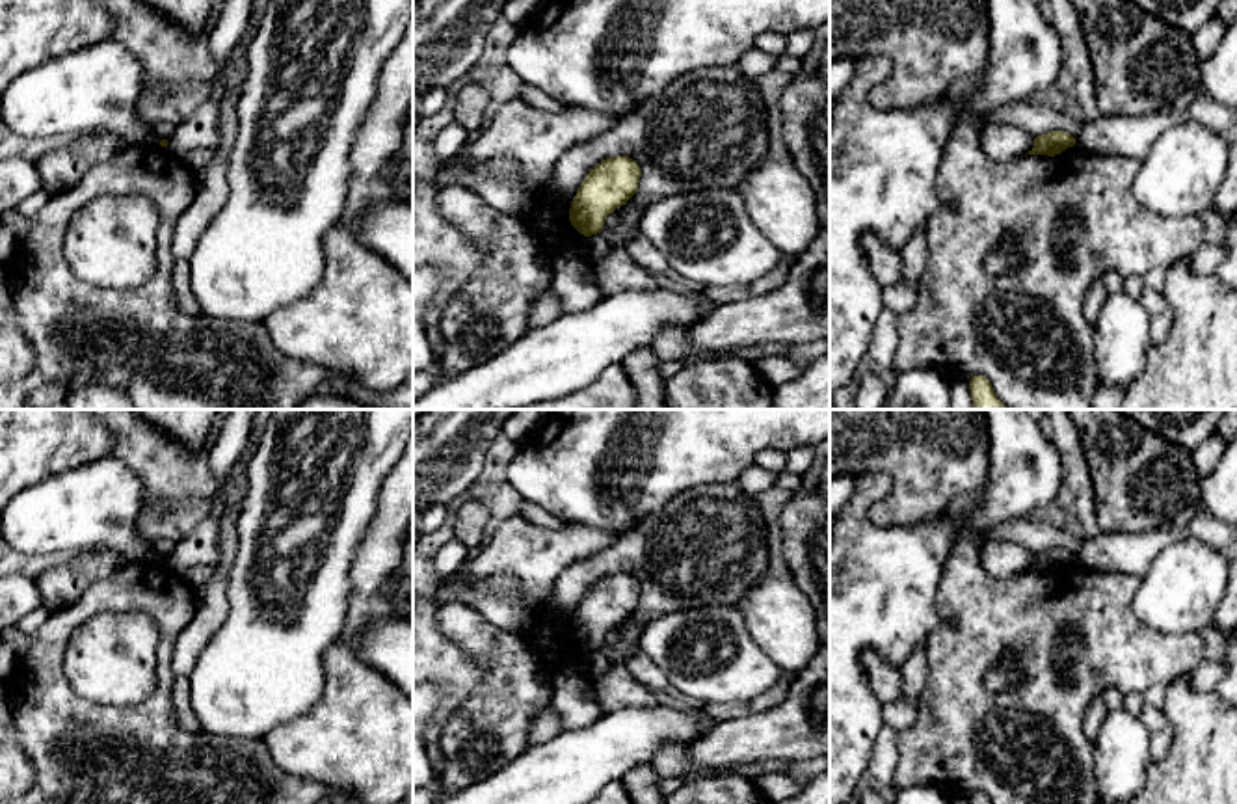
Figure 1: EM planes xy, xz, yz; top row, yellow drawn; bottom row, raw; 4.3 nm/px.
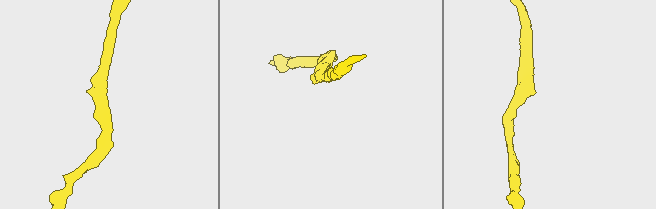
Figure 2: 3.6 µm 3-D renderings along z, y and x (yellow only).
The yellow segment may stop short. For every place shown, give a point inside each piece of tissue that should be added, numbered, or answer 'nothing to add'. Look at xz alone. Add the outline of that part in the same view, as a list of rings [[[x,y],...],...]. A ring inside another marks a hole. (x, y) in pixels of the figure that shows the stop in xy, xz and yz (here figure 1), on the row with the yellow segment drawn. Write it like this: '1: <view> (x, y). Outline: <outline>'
nothing to add

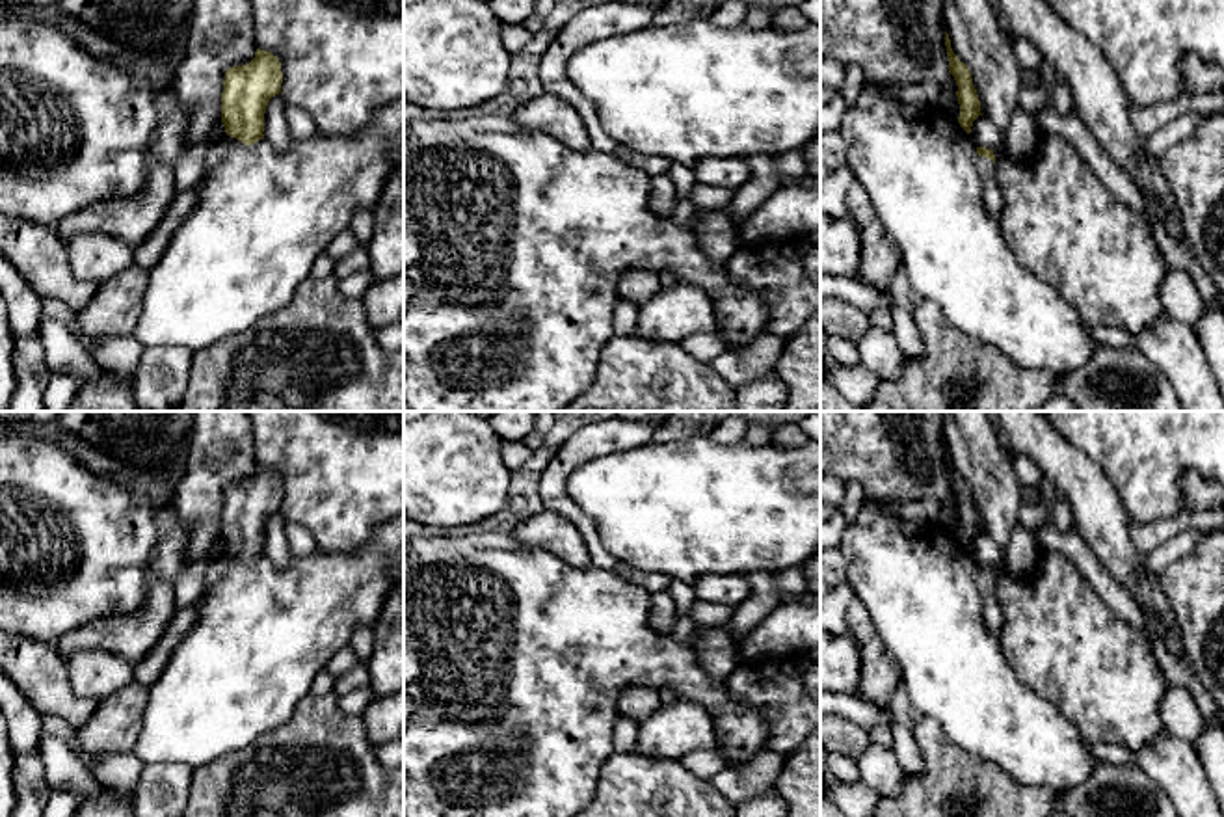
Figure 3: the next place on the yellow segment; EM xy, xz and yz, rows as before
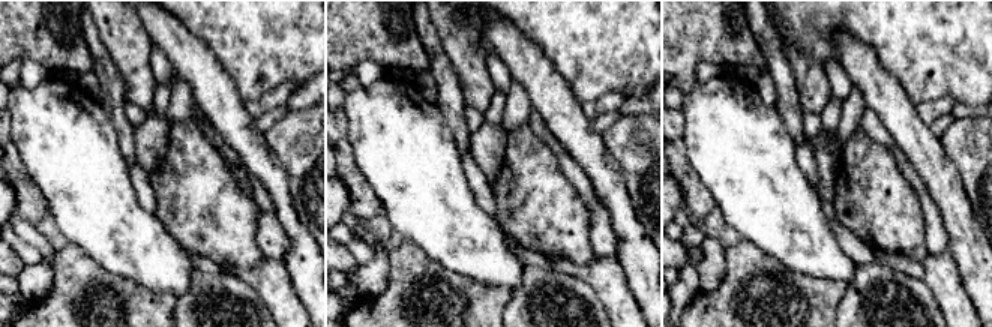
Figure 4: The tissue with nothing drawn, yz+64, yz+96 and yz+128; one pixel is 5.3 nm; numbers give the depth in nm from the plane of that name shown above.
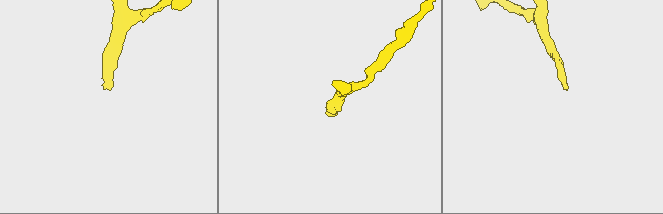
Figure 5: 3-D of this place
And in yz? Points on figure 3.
1: yz (992, 194). Outline: [[[978,156],[975,160],[978,179],[982,182],[982,201],[991,218],[1001,220],[1004,212],[1004,195],[997,181],[997,166],[993,160]]]

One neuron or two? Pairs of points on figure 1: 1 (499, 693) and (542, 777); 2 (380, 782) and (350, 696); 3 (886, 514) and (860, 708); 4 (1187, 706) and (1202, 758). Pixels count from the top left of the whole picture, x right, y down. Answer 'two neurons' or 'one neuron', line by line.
1: two neurons
2: one neuron
3: two neurons
4: one neuron

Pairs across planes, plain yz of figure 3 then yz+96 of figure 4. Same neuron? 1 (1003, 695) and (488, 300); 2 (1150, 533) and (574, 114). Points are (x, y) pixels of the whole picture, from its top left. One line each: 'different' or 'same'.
1: different
2: different

